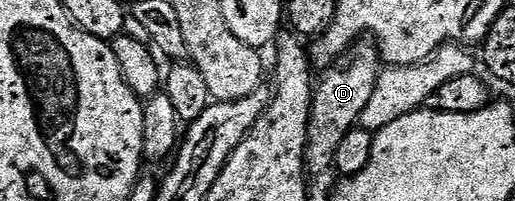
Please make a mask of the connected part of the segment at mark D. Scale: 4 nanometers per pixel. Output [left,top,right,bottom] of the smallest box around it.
[305,38,381,177]

